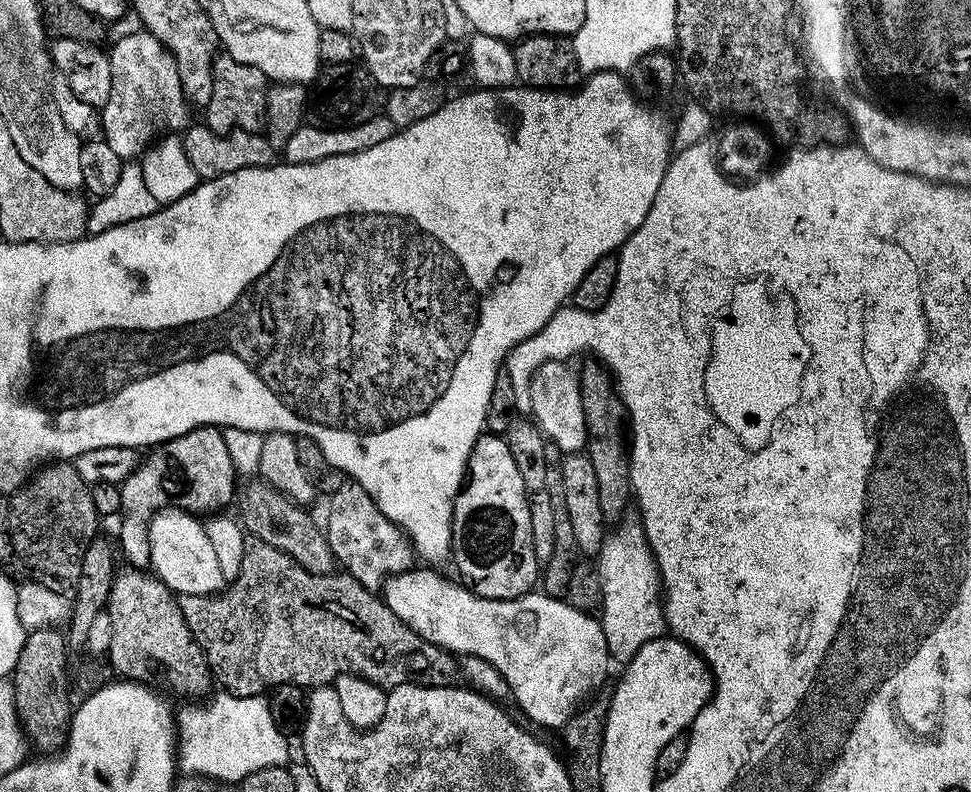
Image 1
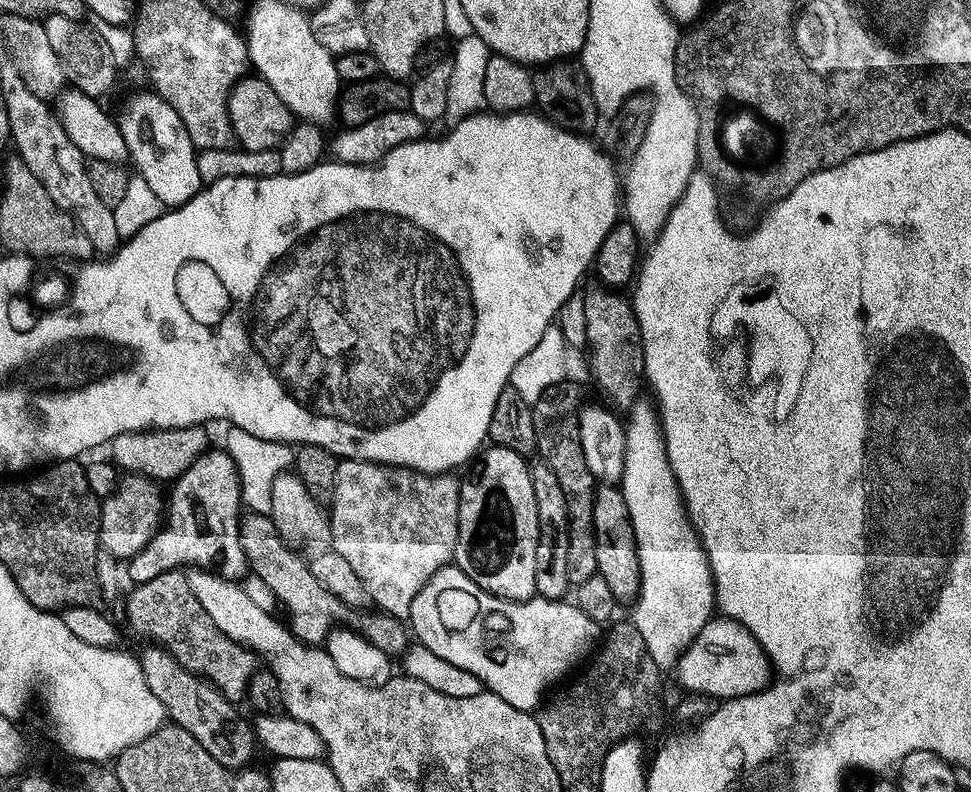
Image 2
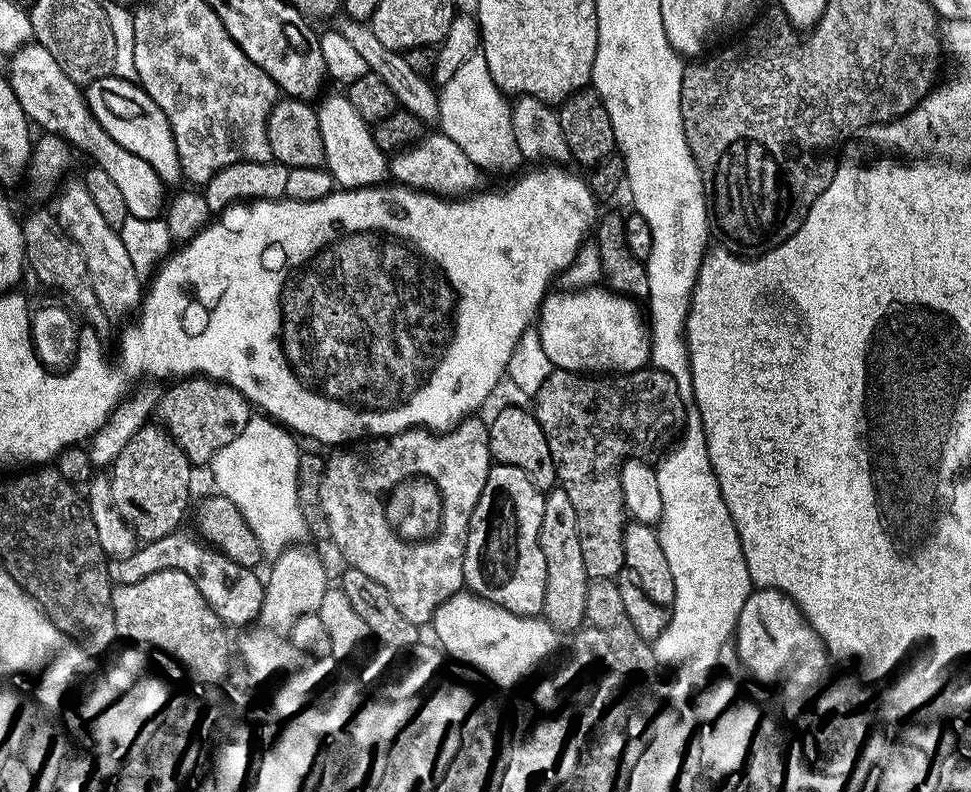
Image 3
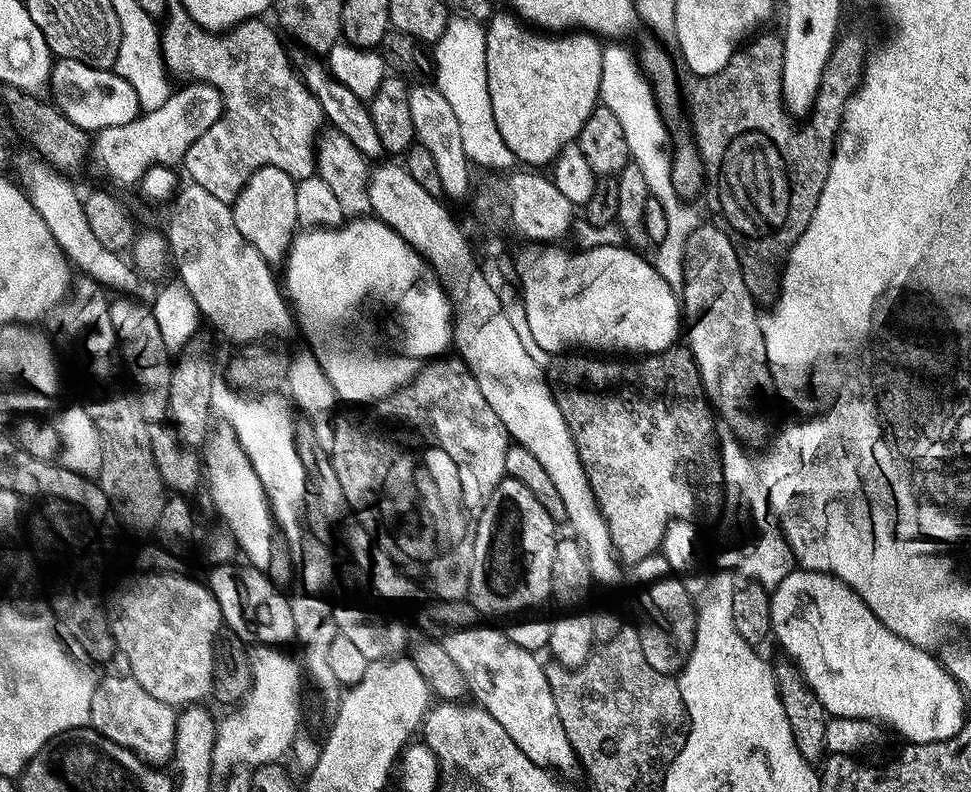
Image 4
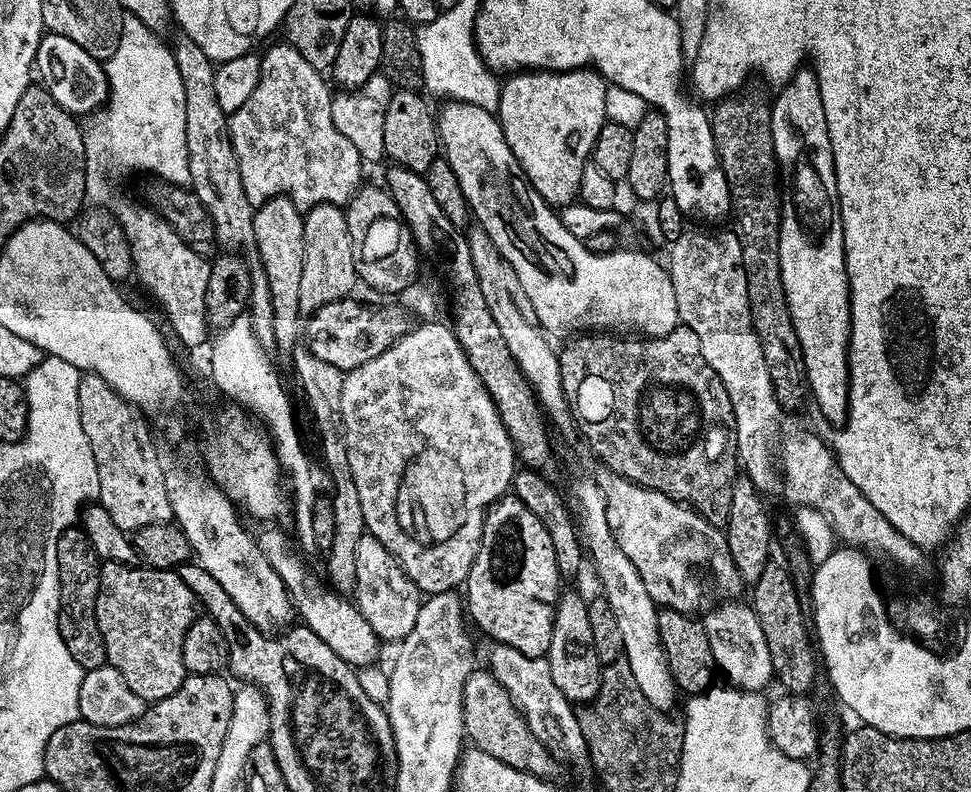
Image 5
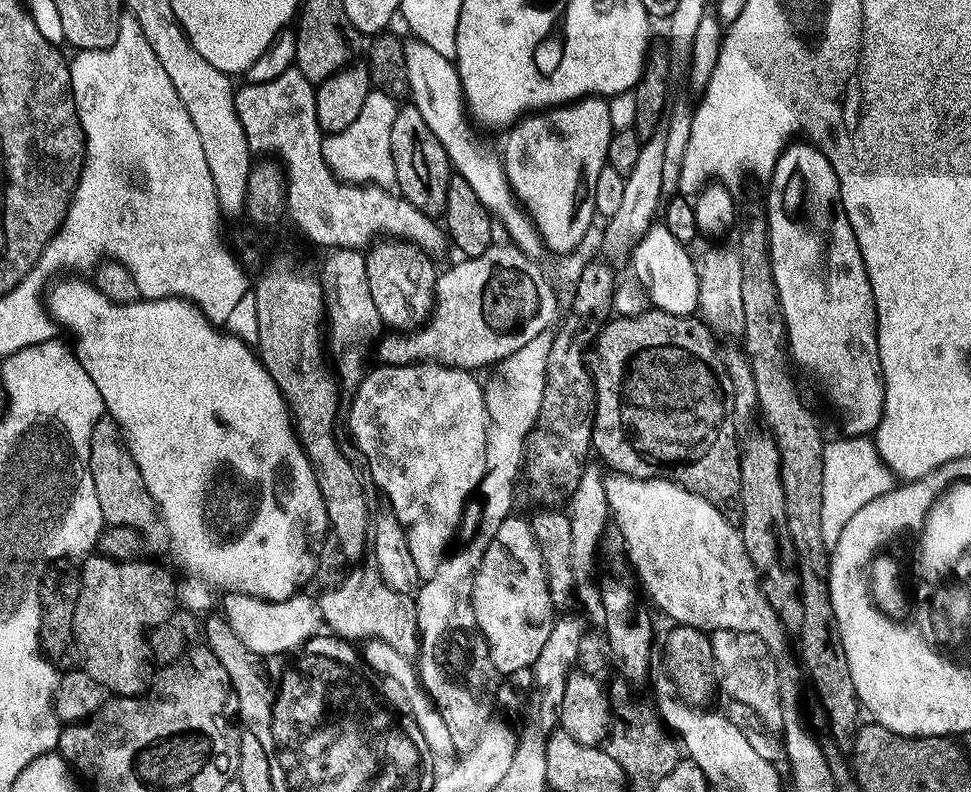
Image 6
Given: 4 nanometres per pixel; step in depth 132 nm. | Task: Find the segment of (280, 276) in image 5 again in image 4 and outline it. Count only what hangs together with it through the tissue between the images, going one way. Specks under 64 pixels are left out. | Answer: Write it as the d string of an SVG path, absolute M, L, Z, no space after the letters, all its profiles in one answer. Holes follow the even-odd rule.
M262 166L244 183L243 190L230 204L234 223L238 226L239 233L242 234L243 238L246 238L246 242L250 242L251 246L258 250L258 253L261 254L266 263L271 266L279 265L287 257L288 250L291 248L292 241L298 232L296 222L298 218L298 205L294 198L296 185L297 181L293 180L290 174L286 174L286 170L278 170L278 166Z

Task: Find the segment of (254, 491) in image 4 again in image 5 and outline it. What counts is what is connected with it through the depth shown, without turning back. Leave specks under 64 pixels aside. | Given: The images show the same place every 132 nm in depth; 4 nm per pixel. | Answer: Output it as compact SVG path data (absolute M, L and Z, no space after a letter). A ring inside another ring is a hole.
M259 533L258 543L264 557L270 562L270 566L274 566L278 578L282 578L282 582L288 588L299 619L300 616L304 619L301 620L303 627L318 634L318 638L322 638L322 642L326 642L326 646L330 646L330 650L334 650L334 654L338 654L338 658L342 658L347 664L375 665L382 641L376 637L374 630L370 630L370 624L366 622L366 618L362 618L355 603L349 599L346 601L341 593L333 590L327 583L320 584L319 578L314 573L308 572L307 566L294 553L288 552L287 542L278 533Z

